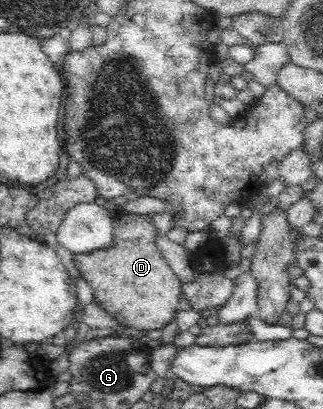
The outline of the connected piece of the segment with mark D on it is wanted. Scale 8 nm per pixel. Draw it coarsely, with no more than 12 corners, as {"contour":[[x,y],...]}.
{"contour":[[149,215],[113,218],[112,244],[74,254],[120,325],[164,329],[182,282]]}

